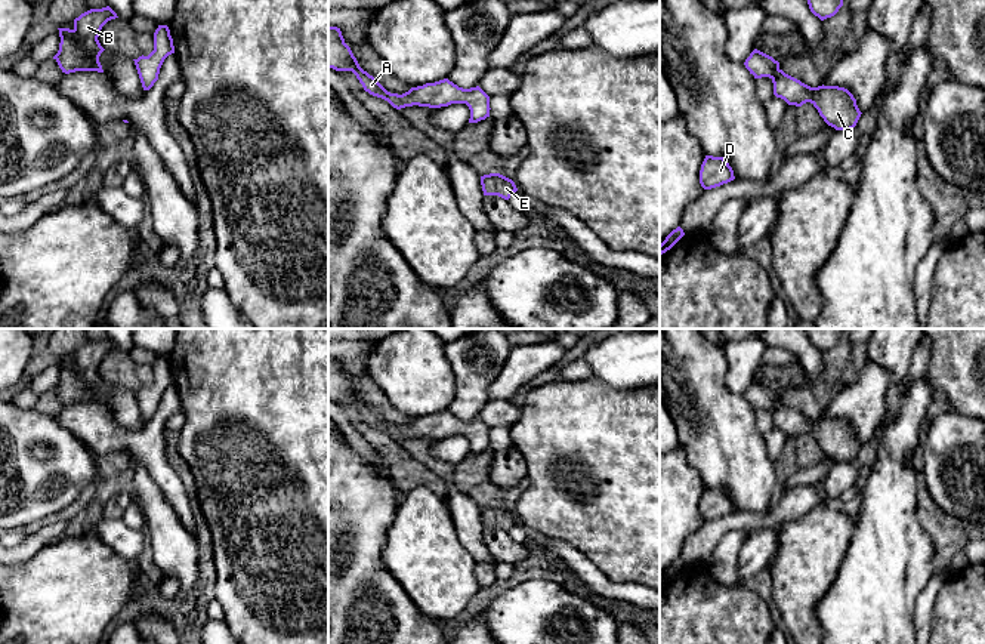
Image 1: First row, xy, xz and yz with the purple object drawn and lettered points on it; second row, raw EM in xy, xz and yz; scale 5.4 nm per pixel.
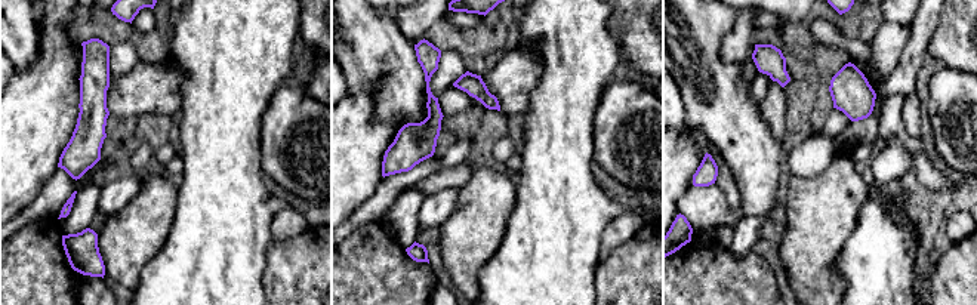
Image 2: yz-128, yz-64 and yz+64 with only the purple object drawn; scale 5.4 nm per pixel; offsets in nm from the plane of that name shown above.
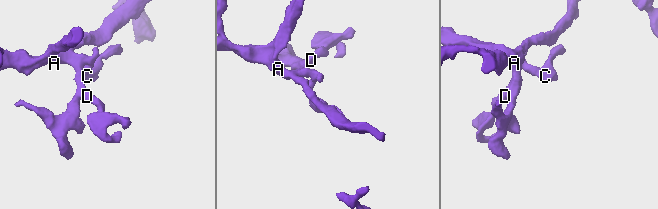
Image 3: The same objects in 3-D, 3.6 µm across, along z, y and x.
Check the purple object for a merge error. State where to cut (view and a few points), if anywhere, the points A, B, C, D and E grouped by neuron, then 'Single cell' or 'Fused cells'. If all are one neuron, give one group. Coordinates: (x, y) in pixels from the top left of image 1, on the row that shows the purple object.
Split along xy (139, 73), (147, 74), (154, 82). Groups: A B D / C E. Fused cells

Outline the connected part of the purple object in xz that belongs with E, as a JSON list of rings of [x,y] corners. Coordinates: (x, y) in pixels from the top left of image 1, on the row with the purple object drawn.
[[[490,173],[481,176],[484,195],[498,195],[509,200],[518,191],[515,182],[500,173]]]

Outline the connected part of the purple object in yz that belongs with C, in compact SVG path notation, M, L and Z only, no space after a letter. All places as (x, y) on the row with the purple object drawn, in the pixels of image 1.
M782 70L772 73L769 78L774 83L774 95L776 98L796 107L810 102L824 121L836 130L853 129L862 114L856 105L856 99L844 87L824 84L810 87Z

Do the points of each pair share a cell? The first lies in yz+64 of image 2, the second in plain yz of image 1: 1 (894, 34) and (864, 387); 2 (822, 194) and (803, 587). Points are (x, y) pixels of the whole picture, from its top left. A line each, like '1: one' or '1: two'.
1: one
2: one

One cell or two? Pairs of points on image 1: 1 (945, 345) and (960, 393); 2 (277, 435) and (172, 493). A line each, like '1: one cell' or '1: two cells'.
1: one cell
2: two cells

